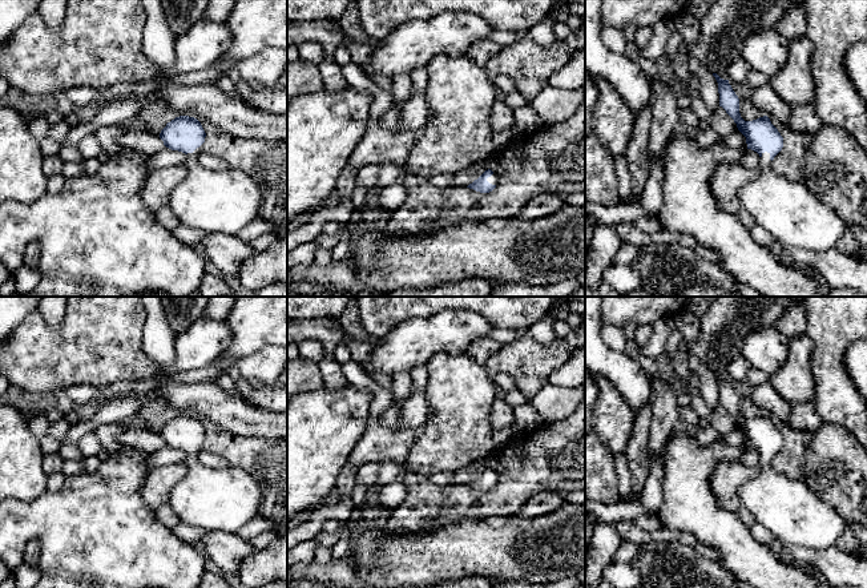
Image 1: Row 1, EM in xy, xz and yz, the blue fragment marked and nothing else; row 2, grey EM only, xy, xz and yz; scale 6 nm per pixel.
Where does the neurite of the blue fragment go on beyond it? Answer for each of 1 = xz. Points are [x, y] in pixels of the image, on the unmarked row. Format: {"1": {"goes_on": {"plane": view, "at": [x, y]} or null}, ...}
{"1": {"goes_on": {"plane": "xz", "at": [494, 476]}}}

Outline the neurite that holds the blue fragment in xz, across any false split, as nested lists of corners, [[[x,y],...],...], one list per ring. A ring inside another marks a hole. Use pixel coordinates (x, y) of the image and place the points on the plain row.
[[[488,467],[467,486],[480,491],[489,491],[499,483],[499,480],[500,476],[491,467]]]

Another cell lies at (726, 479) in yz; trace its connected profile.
[[[721,462],[710,476],[710,487],[721,507],[737,512],[742,507],[739,490],[759,474],[759,467],[742,462]]]

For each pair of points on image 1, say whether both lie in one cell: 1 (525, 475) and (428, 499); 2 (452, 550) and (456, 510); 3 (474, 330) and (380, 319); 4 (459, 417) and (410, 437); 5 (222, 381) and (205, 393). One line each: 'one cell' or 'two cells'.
1: one cell
2: two cells
3: two cells
4: two cells
5: two cells

